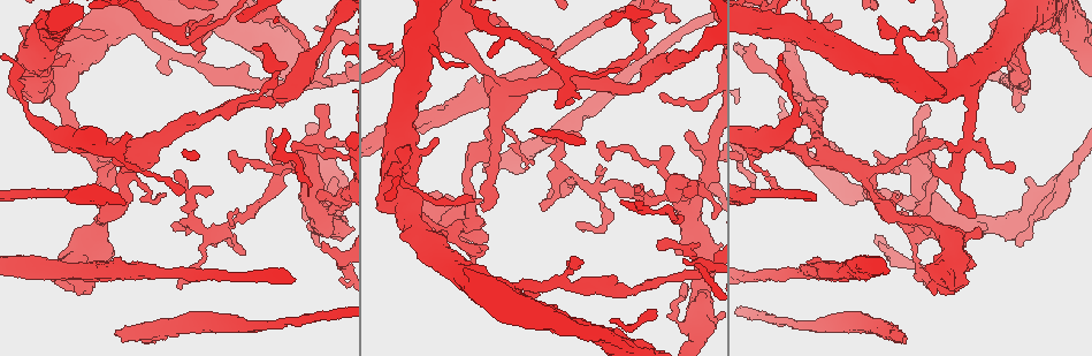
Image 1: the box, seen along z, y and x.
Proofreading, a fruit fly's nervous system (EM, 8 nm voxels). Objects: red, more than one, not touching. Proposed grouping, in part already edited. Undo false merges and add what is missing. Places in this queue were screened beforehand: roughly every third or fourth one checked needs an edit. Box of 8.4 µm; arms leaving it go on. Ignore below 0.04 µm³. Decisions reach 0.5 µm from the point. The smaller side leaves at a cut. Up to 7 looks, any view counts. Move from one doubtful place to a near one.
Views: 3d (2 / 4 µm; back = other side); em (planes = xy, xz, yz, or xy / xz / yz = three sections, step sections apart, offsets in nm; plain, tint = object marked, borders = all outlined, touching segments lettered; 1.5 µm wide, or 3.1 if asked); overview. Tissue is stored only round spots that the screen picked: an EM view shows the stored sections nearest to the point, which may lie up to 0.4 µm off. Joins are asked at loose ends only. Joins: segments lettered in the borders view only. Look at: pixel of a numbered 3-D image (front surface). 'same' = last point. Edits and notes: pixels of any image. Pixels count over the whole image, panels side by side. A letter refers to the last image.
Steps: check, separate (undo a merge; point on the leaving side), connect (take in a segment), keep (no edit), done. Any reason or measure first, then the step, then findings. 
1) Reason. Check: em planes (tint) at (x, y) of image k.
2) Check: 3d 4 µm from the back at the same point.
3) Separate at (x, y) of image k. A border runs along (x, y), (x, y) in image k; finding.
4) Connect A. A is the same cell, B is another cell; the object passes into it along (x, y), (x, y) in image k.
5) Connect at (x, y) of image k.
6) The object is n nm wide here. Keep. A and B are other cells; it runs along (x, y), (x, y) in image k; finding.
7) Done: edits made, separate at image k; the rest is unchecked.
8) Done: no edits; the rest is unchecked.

An open end. Check: em planes (borders) at (114, 333) of image 1.

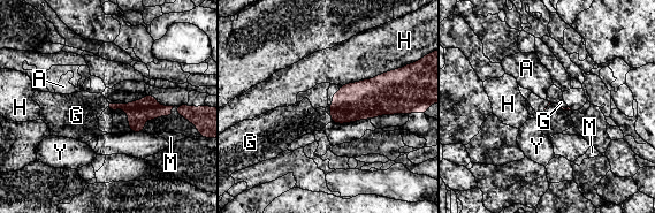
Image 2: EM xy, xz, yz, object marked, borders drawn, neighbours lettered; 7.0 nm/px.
Connect G. G is the same cell, A, H, M and Y are other cells; the neuron continues.

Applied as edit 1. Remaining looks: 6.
Calibre changes. Check: em planes (borders) at (125, 175) of image 1.

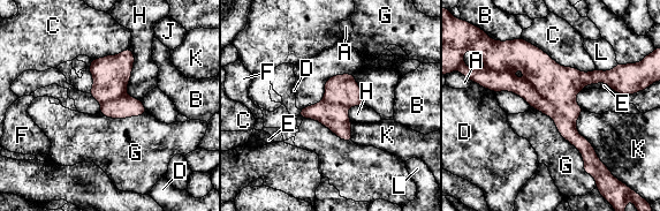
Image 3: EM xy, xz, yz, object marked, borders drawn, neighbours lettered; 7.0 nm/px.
Separate at (558, 84) of image 3. A, B, C, D, E, F, G, H, J, K and L are other cells; a border runs along (526, 80), (553, 105), (553, 117) in image 3; a second neuron is stuck on.

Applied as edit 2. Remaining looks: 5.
Check: overview.

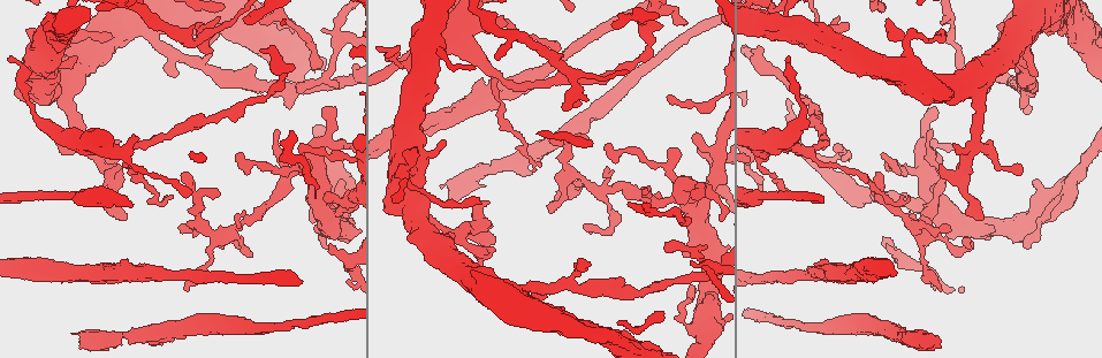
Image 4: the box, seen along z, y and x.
Check: em planes (borders) at (1021, 169) of image 4.

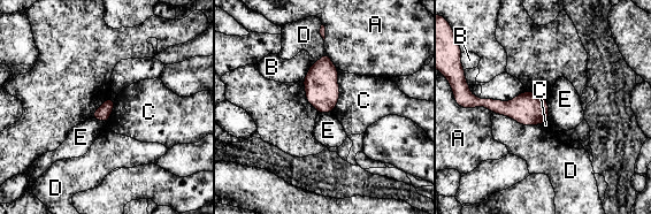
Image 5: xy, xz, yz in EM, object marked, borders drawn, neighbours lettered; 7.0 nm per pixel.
Keep. A, B, C, D and E are other cells; a border runs along (546, 100), (548, 120) in image 5; no lettered segment goes on from it.

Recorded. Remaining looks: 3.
Done: edits made, connect at image 2, separate at image 3; the rest is unchecked.

